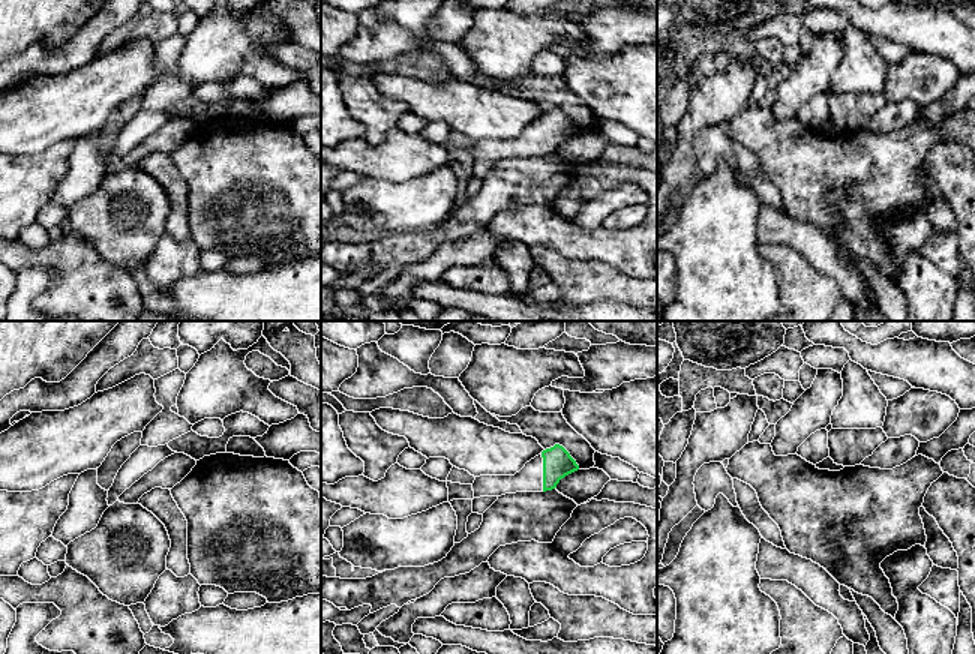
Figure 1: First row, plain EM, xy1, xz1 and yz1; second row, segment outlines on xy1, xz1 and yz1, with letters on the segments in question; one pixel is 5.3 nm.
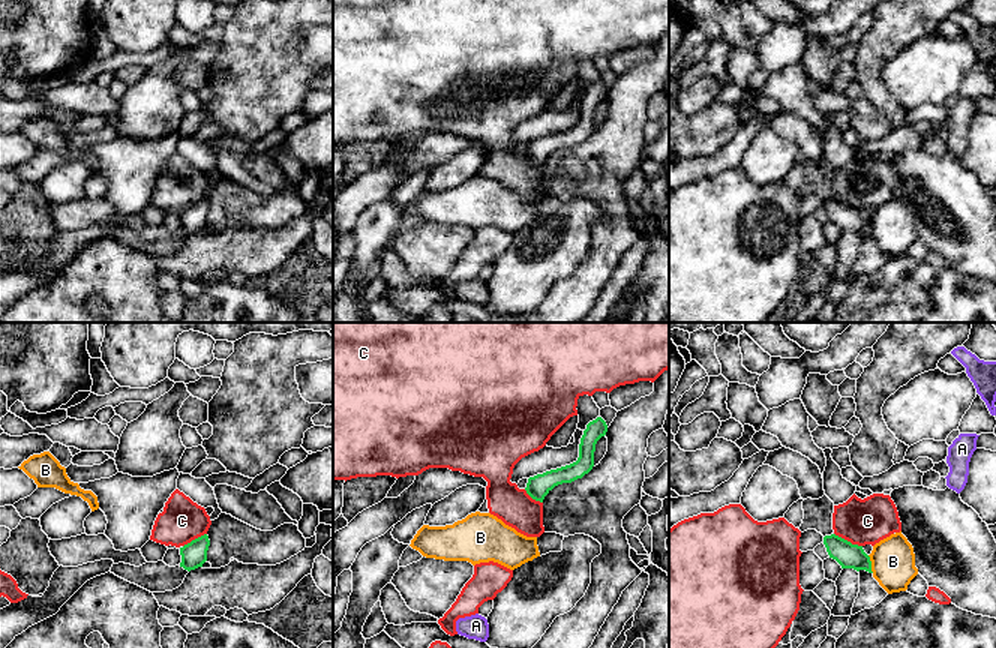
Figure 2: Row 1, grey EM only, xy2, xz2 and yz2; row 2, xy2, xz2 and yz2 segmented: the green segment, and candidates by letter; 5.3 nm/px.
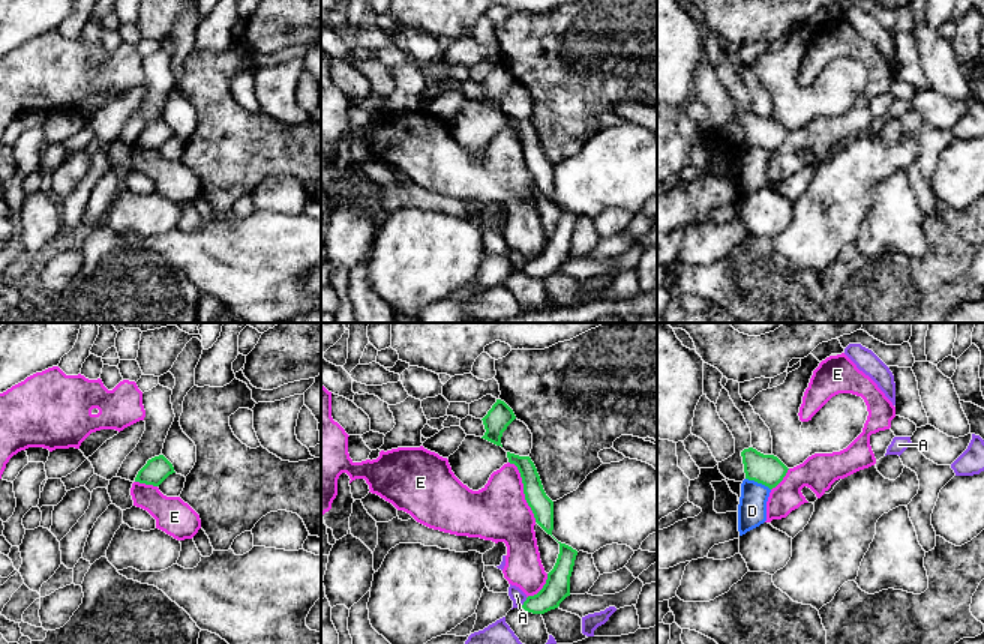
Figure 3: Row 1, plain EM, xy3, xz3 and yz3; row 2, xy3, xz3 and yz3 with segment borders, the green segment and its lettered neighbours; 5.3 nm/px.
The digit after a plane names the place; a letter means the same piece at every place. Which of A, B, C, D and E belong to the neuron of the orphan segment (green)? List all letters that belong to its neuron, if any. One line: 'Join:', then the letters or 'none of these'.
Join: B

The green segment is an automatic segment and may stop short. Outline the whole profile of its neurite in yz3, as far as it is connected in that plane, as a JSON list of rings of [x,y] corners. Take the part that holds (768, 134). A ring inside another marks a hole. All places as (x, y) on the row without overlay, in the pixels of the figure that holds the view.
[[[753,111],[741,116],[746,143],[776,152],[788,137],[788,131],[774,119],[764,119]]]

